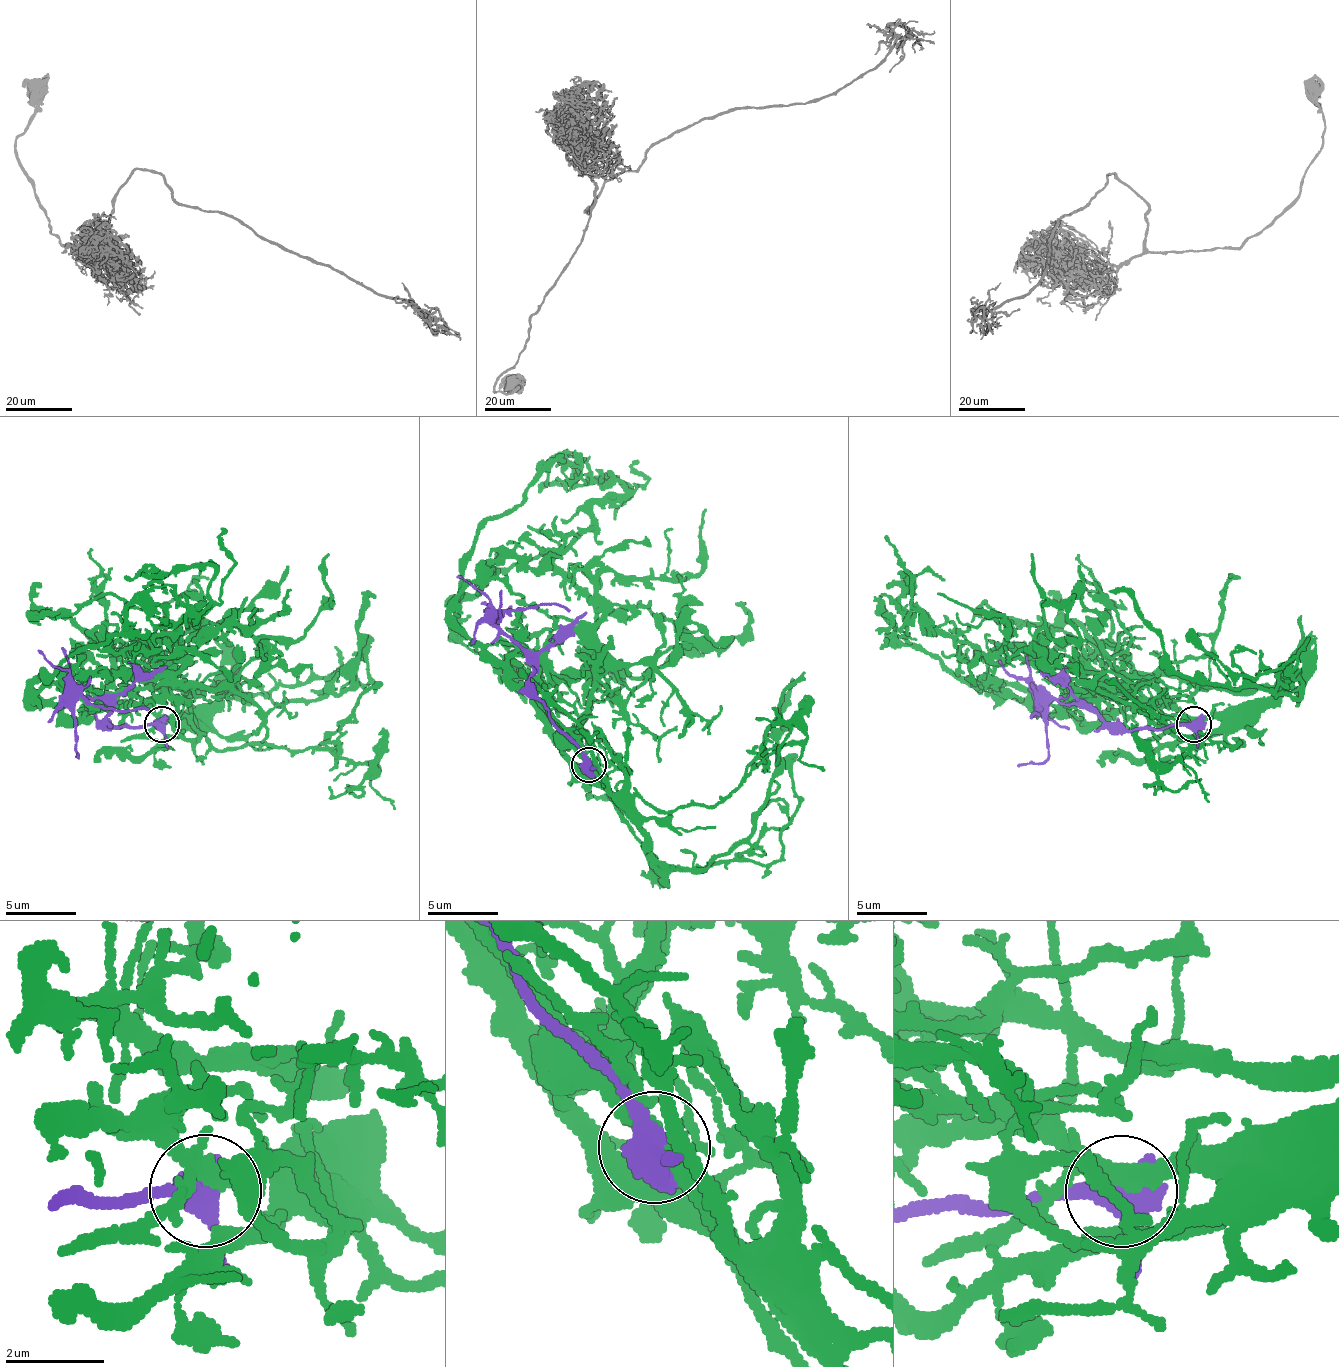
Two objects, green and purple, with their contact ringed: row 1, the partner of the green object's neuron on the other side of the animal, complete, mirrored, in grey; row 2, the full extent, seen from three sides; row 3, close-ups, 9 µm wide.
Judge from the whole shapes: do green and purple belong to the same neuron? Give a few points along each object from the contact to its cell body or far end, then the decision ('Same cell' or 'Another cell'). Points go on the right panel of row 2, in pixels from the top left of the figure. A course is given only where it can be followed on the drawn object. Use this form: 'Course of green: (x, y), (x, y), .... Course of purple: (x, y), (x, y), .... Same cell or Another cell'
Course of green: (1193, 721), (1171, 704), (1112, 689), (1094, 672), (953, 640), (882, 595), (882, 612), (911, 633). Course of purple: (1193, 725), (1124, 730), (1053, 699), (1045, 713), (1049, 756), (1017, 766). Another cell

